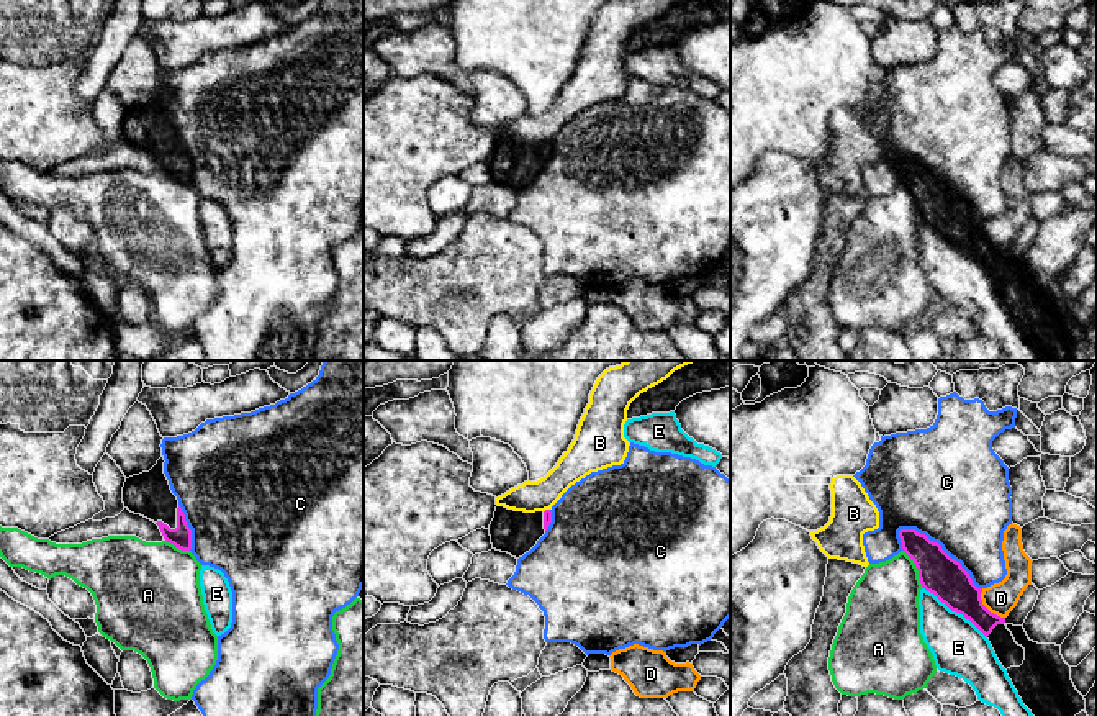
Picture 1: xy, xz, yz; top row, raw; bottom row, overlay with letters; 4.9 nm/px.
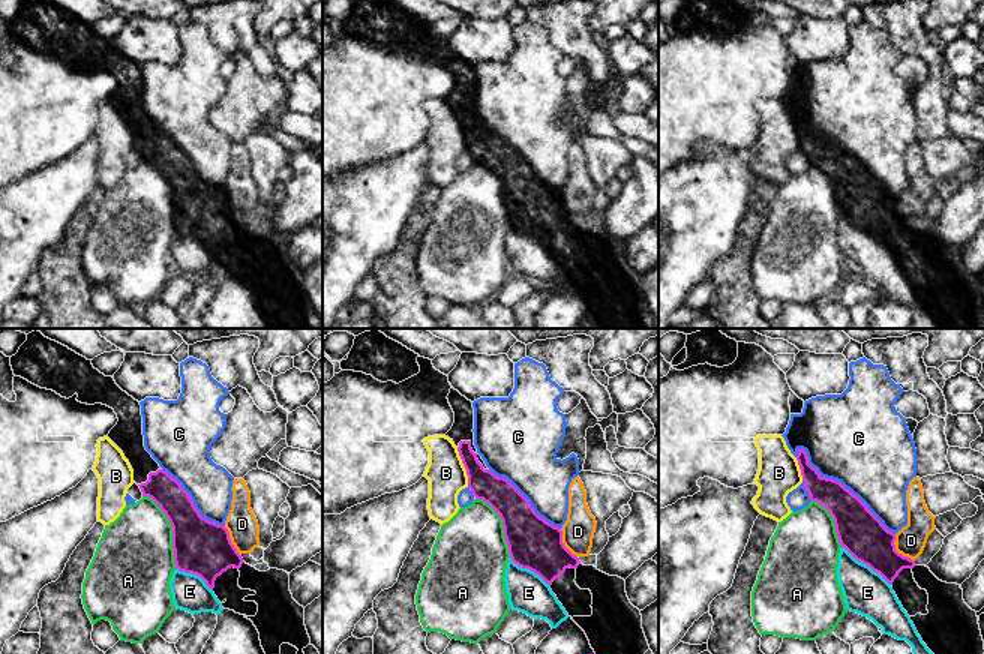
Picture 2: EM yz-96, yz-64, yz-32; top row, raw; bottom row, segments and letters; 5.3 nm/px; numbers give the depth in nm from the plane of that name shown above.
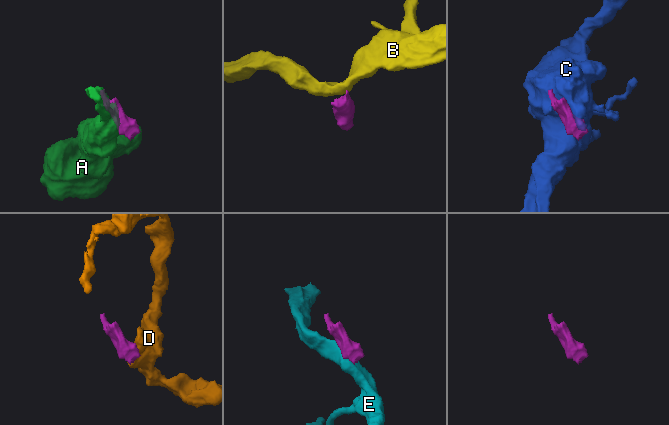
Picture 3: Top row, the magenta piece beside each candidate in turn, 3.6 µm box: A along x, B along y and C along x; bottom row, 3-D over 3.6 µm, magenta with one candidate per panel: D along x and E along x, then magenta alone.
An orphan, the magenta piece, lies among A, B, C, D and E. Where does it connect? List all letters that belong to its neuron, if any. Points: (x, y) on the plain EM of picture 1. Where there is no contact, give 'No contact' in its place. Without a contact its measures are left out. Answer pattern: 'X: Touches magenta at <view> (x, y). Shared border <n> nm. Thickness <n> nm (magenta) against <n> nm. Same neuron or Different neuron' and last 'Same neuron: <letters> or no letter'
A: Touches magenta at yz (917, 202). Shared border 220 nm. Thickness 200 nm (magenta) against 360 nm. Different neuron
B: Touches magenta at xz (546, 143). Shared border 40 nm. Thickness 50 nm (magenta) against 150 nm. Different neuron
C: Touches magenta at yz (940, 181). Shared border 500 nm. Thickness 200 nm (magenta) against 460 nm. Different neuron
D: Touches magenta at yz (984, 240). Shared border 190 nm. Thickness 200 nm (magenta) against 160 nm. Different neuron
E: Touches magenta at yz (955, 243). Shared border 400 nm. Thickness 200 nm (magenta) against 260 nm. Different neuron
Same neuron: no letter

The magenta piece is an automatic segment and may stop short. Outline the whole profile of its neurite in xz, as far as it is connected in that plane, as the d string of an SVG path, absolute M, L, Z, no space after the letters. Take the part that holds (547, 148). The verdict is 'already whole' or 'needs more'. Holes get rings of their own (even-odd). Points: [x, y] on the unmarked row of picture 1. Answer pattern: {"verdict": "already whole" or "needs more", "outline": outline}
{"verdict": "needs more", "outline": "M496 139L490 157L493 182L519 192L545 167L552 156L552 144L524 146Z"}

